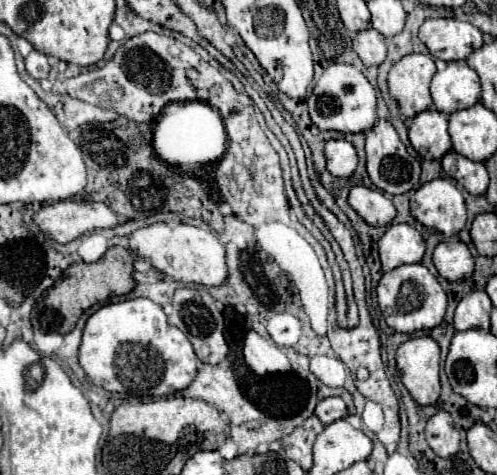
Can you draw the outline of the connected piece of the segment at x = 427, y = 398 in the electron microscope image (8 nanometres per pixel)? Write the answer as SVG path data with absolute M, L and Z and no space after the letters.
M423 335L423 337L413 337L407 339L405 343L399 345L397 349L397 369L401 371L401 381L413 395L413 399L419 405L433 405L439 399L441 393L441 383L439 383L439 345L433 337Z

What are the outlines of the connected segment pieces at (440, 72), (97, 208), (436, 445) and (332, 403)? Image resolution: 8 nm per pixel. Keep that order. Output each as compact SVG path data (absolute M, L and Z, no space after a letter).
M435 59L437 73L431 81L433 105L441 113L453 113L479 101L479 75L465 61Z
M65 199L43 205L33 221L59 243L69 243L93 229L119 225L119 217L109 205L83 199Z
M437 411L427 421L425 437L429 447L439 457L451 457L459 449L459 429L455 427L455 421L447 411Z
M327 397L327 399L317 403L315 415L321 419L323 425L329 425L329 423L333 423L337 419L347 417L347 407L345 407L341 397Z

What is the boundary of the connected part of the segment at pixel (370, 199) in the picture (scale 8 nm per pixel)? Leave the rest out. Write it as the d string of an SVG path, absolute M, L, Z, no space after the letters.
M363 185L351 187L349 205L357 211L359 217L365 219L367 225L373 225L373 227L389 225L395 217L393 201L379 189L369 189Z

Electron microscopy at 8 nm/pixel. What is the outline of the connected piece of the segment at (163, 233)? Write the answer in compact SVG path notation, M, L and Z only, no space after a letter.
M153 223L149 227L137 229L129 235L129 249L139 257L151 259L153 265L173 281L197 283L205 287L221 287L227 283L229 269L225 261L225 247L207 229L185 225L185 223Z

